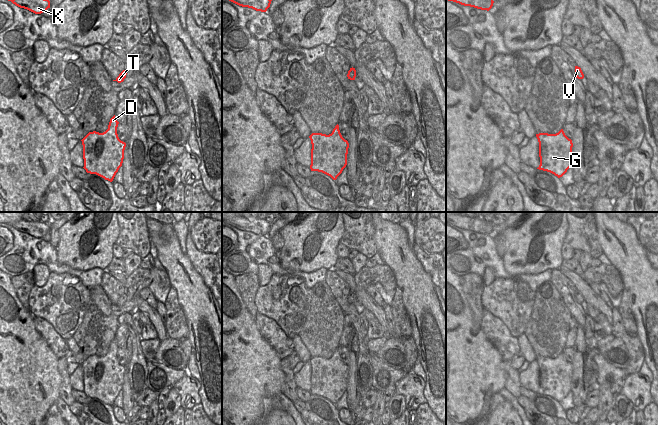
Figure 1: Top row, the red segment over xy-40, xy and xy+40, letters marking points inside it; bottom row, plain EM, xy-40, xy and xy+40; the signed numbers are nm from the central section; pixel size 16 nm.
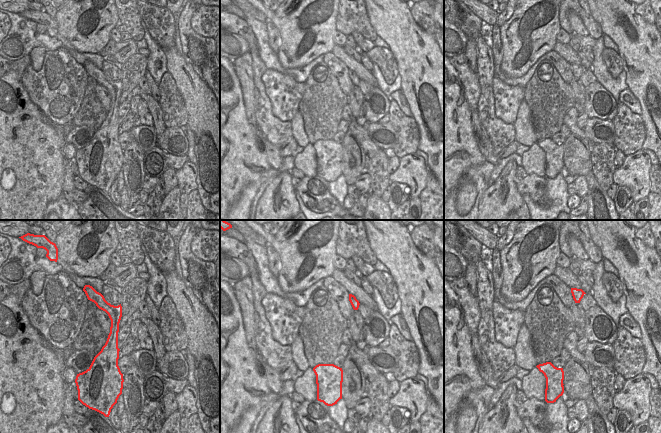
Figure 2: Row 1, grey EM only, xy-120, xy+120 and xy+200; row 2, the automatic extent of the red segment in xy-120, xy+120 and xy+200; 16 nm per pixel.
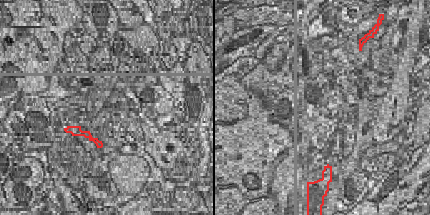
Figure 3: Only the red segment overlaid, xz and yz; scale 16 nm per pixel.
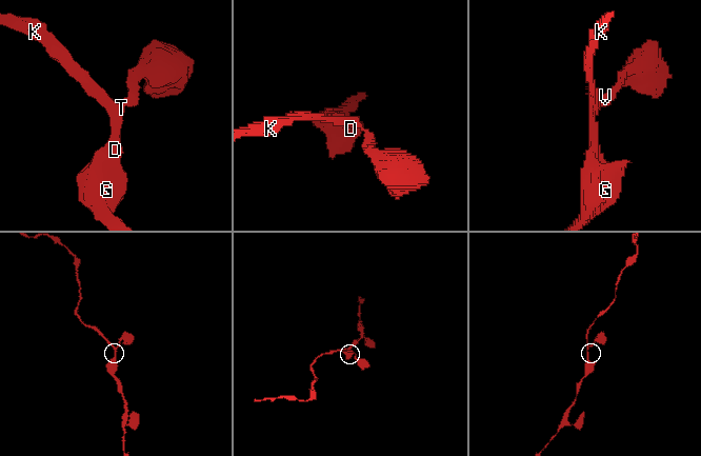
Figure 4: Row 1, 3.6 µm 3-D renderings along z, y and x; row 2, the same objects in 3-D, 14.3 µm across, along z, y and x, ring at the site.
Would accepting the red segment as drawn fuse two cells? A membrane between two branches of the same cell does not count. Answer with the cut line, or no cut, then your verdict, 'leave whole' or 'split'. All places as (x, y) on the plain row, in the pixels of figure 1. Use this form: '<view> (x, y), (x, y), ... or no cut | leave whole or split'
no cut | leave whole

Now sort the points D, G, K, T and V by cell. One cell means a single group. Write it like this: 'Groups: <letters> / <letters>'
Groups: D G K T V

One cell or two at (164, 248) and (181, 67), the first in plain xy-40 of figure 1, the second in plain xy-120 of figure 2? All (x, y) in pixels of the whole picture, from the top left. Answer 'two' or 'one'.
one

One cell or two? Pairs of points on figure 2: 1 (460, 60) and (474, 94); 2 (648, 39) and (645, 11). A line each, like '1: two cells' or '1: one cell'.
1: one cell
2: two cells

